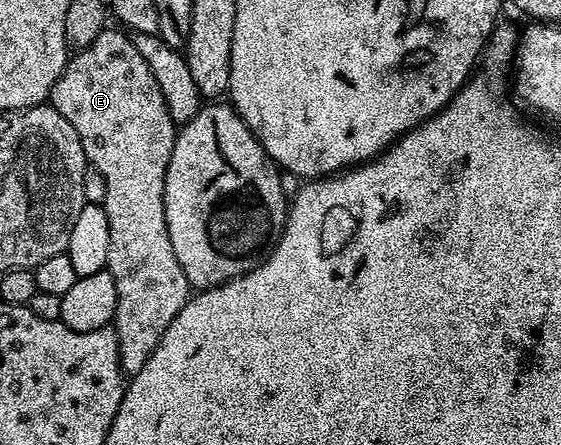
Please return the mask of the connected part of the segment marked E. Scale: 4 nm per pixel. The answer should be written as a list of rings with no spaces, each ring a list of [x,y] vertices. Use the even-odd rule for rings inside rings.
[[[106,28],[99,32],[92,44],[76,51],[65,63],[65,71],[53,85],[51,104],[75,128],[79,144],[83,144],[86,163],[92,169],[103,172],[103,184],[107,184],[104,200],[107,224],[111,224],[111,252],[107,252],[107,269],[115,280],[117,307],[111,323],[117,332],[121,369],[126,375],[138,374],[147,364],[151,352],[163,340],[163,332],[171,320],[186,309],[191,297],[191,287],[179,260],[175,260],[175,248],[171,248],[171,236],[167,236],[167,216],[163,204],[163,188],[167,176],[167,164],[171,160],[178,127],[167,112],[163,92],[147,68],[147,60],[139,56],[132,37],[124,29]]]

